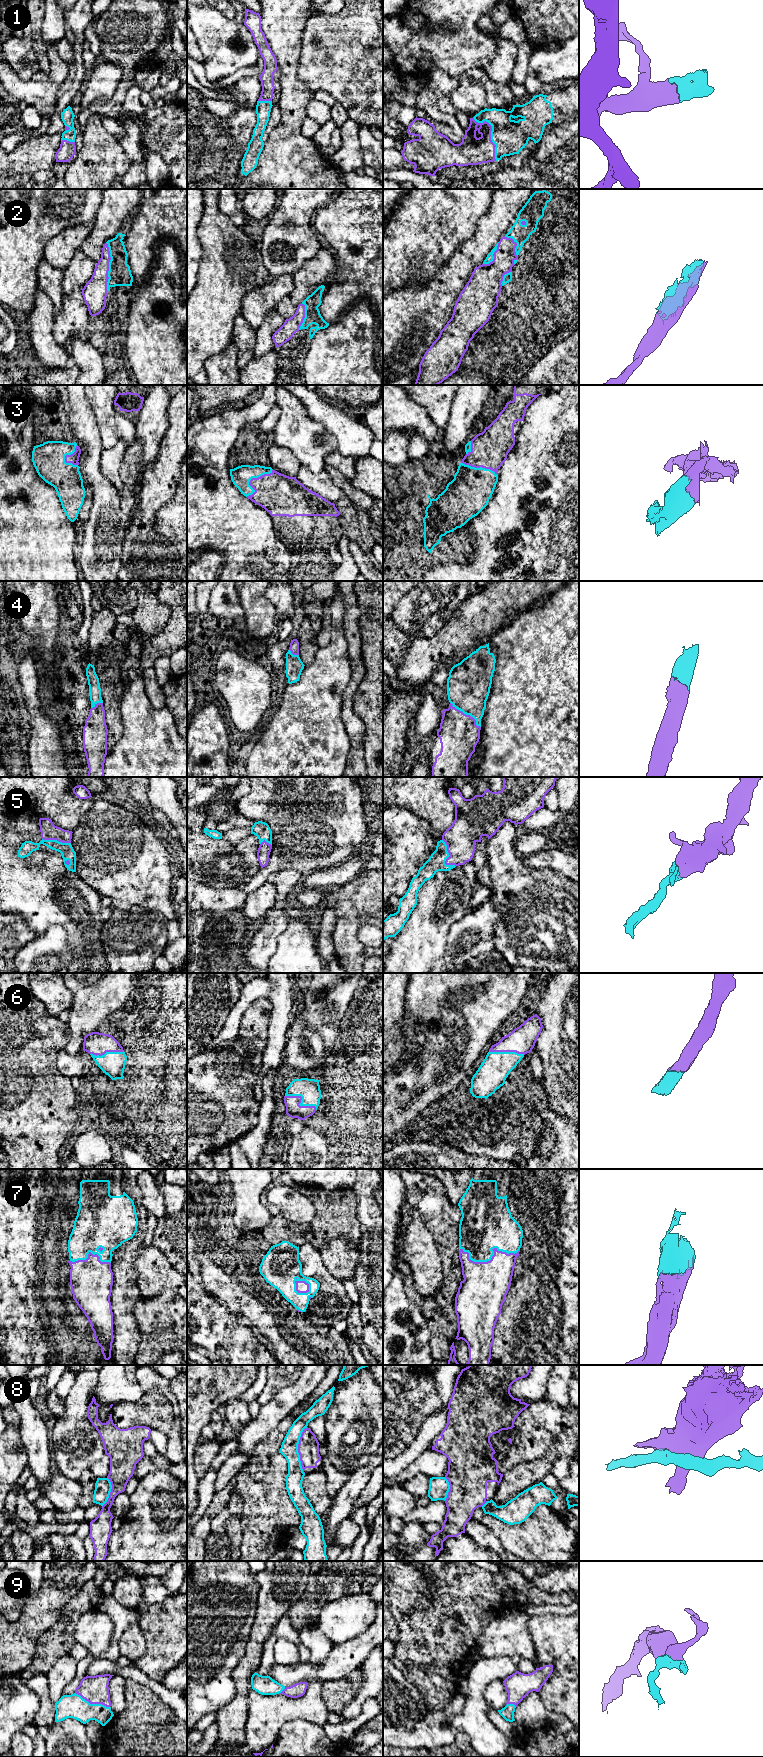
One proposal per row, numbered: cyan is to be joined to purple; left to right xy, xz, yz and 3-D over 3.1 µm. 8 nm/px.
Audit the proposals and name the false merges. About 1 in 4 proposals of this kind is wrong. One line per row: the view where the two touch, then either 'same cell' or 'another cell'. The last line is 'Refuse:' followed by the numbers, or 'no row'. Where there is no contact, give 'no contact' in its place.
1: meets purple in yz; same cell
2: meets purple in xy; same cell
3: meets purple in xz; same cell
4: meets purple in yz; same cell
5: meets purple in yz; same cell
6: meets purple in xz; same cell
7: meets purple in yz; same cell
8: meets purple in xz; another cell
9: meets purple in xy; same cell
Refuse: 8

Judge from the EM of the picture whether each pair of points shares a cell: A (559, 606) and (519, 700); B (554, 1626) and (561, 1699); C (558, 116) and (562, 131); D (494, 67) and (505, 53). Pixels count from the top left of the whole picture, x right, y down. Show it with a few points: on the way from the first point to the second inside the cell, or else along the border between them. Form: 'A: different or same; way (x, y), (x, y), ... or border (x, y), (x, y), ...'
A: same; way (559, 629), (559, 660), (542, 677)
B: same; way (560, 1644), (560, 1681)
C: different; border (568, 121), (554, 126), (547, 124), (541, 138)
D: same; way (497, 64), (505, 56)

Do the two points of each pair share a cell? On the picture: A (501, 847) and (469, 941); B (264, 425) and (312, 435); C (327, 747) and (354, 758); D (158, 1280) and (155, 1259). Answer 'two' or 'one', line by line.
A: two
B: two
C: two
D: one

